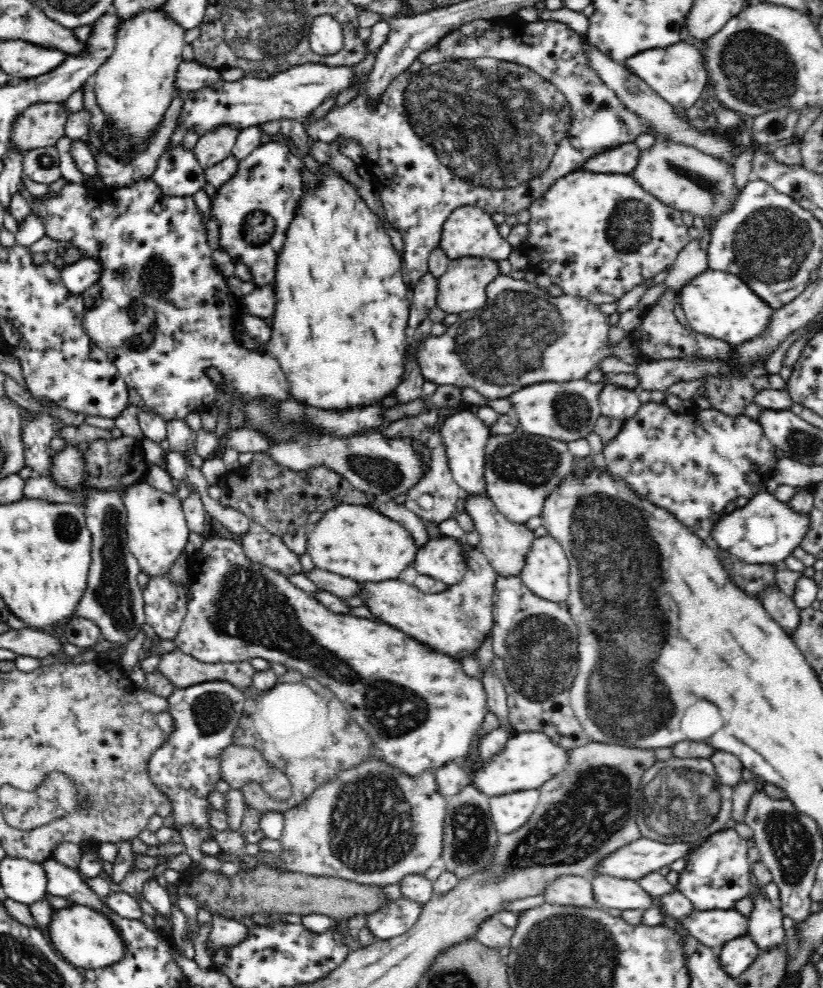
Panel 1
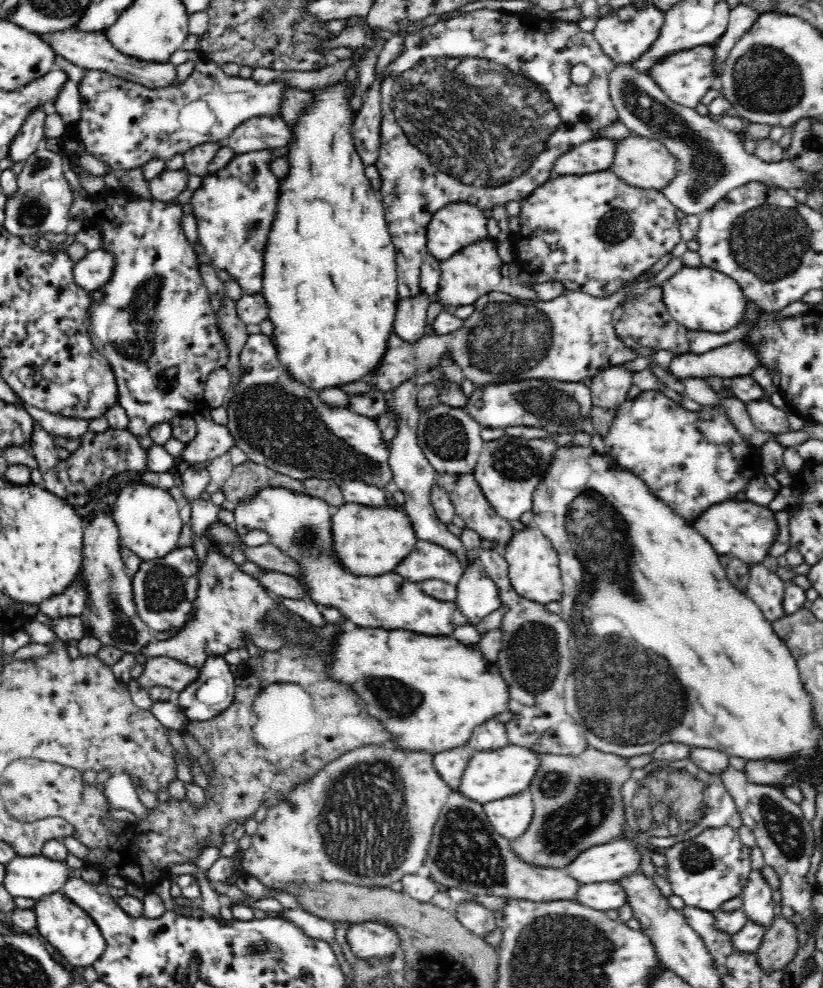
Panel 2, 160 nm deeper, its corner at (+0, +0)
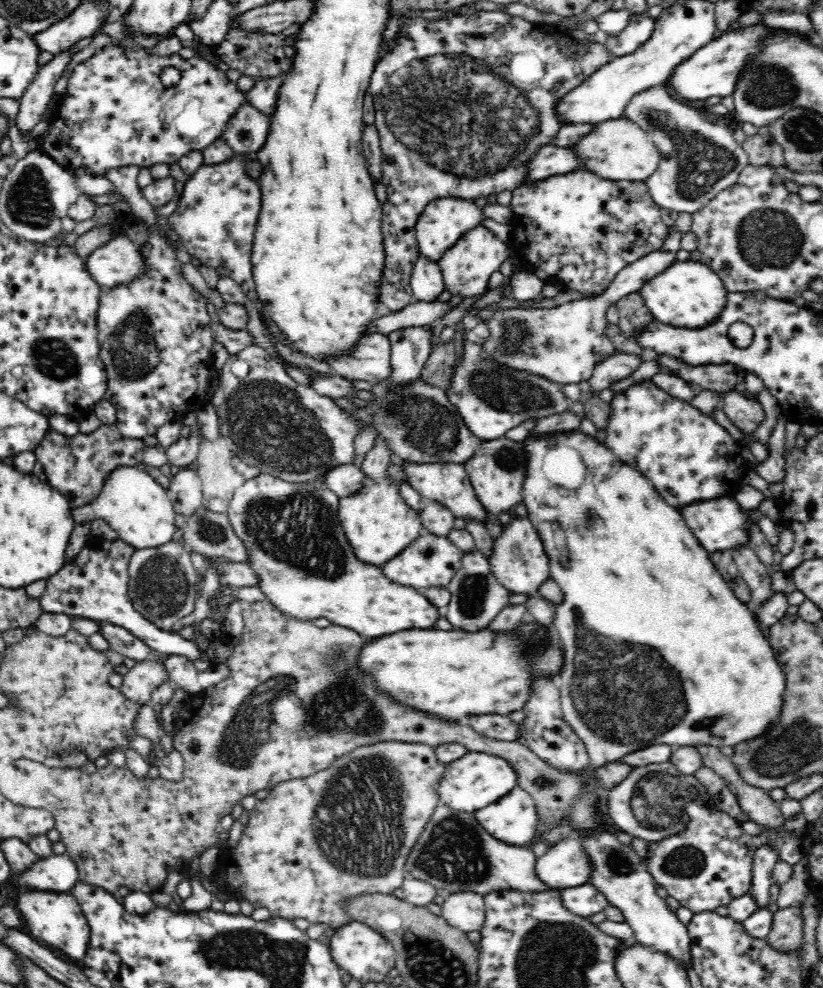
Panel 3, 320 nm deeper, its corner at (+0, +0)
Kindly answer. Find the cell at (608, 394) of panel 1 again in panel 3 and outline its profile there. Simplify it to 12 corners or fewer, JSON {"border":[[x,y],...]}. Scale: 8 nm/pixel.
{"border":[[618,350],[594,367],[590,390],[598,395],[628,378],[642,362]]}

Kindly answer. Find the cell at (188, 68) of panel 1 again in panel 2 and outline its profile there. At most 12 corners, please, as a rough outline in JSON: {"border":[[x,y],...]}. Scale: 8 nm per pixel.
{"border":[[103,31],[50,34],[56,54],[148,88],[176,78],[171,63],[122,54]]}

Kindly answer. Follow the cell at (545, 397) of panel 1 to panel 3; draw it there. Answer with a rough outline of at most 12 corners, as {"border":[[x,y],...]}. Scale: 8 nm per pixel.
{"border":[[462,339],[444,389],[481,441],[569,408],[558,383]]}

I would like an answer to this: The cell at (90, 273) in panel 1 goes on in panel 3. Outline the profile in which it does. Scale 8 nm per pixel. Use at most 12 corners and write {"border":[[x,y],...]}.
{"border":[[121,234],[90,254],[87,269],[113,289],[149,268]]}

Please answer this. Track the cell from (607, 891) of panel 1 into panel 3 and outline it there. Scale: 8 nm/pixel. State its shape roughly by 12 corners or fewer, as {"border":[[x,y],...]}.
{"border":[[590,883],[562,889],[562,907],[584,918],[608,906]]}

